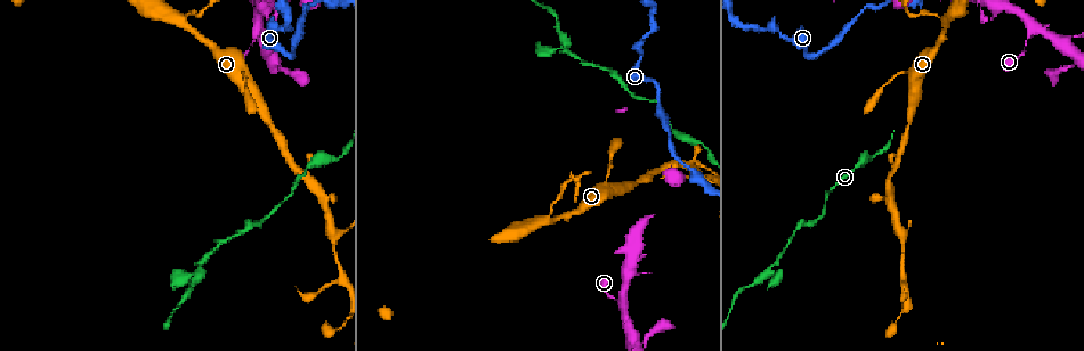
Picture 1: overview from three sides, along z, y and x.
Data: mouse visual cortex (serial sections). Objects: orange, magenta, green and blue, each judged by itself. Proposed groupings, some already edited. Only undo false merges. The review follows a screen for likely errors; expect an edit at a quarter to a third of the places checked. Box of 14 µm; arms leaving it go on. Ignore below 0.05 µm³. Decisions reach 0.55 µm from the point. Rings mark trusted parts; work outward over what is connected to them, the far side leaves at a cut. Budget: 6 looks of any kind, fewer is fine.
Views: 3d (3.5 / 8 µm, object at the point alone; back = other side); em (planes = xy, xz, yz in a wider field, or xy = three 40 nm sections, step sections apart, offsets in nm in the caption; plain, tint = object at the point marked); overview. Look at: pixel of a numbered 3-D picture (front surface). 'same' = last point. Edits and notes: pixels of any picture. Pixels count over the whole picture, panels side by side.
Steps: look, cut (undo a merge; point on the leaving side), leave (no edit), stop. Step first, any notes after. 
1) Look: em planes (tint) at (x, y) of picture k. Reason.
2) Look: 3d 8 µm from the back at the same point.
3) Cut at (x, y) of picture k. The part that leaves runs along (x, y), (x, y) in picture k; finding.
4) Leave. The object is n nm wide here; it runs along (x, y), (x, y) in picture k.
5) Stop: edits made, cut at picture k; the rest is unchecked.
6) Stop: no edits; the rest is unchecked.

Look: 3d 8 µm from the back at (276, 26) of picture 1. Sharp bend.

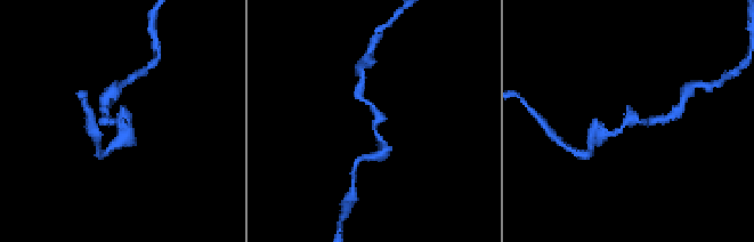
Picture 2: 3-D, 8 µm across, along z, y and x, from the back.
Look: em planes (tint) at (118, 119) of picture 2. Shape alone is not enough.

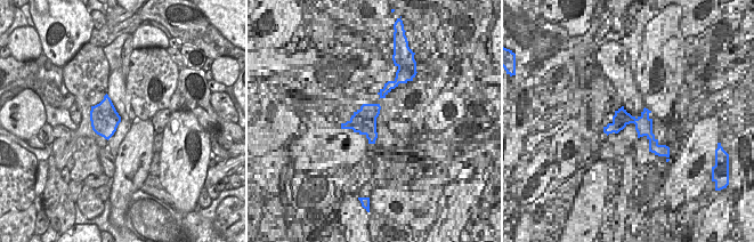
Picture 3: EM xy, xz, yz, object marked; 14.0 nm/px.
Leave. It runs along (378, 137), (378, 115), (359, 89) in picture 2; all the same cell.

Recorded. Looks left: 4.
Look: 3d 3.5 µm at (203, 11) of picture 1. Sharp bend.

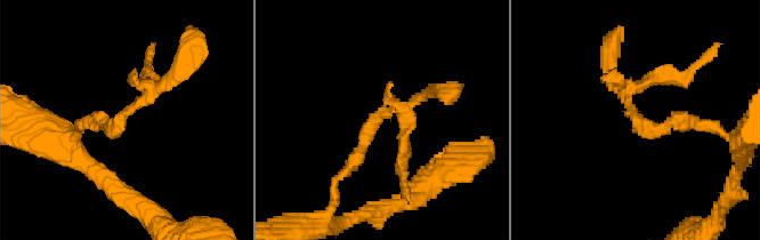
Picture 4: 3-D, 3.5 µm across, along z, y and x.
Look: em xy step 1 (tint) at (641, 120) of picture 4.

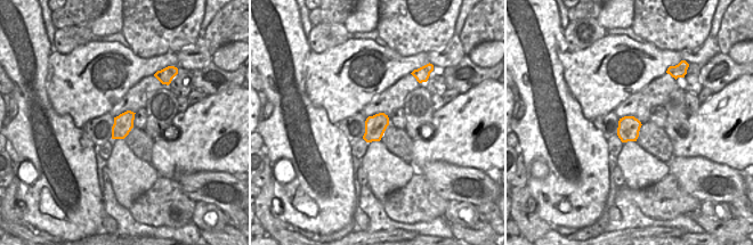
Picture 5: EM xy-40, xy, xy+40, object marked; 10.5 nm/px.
Look: em planes (tint) at the same point.

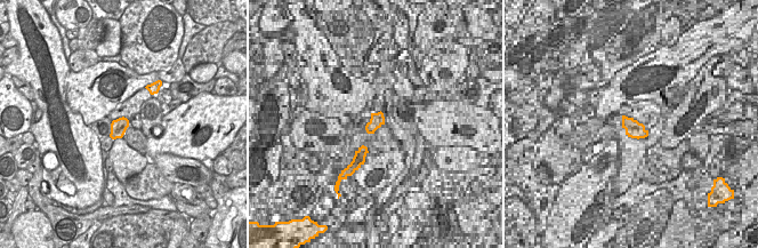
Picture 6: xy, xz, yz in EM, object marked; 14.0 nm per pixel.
Leave. 3 arms meet here; it runs along (86, 122), (111, 130), (150, 78) in picture 4; all the same cell.

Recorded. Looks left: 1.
Stop: no edits; the rest is unchecked.

